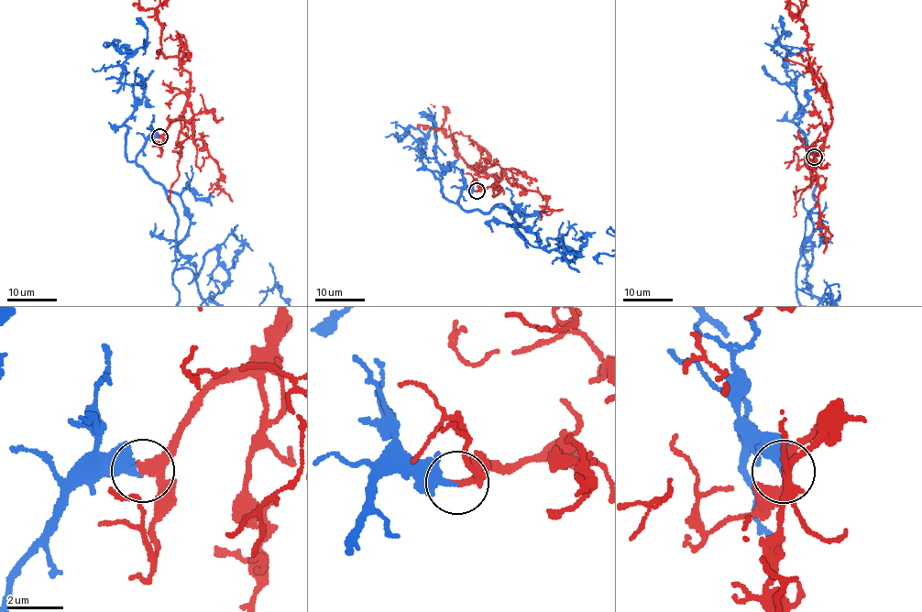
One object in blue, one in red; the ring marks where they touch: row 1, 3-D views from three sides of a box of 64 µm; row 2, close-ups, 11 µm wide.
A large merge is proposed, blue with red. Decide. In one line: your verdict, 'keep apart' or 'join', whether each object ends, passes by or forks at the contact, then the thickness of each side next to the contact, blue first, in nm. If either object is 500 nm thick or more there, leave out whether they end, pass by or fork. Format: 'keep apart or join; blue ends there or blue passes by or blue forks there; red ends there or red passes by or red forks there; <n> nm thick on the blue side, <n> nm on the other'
join; blue ends there; red passes by; 280 nm thick on the blue side, 200 nm on the other

